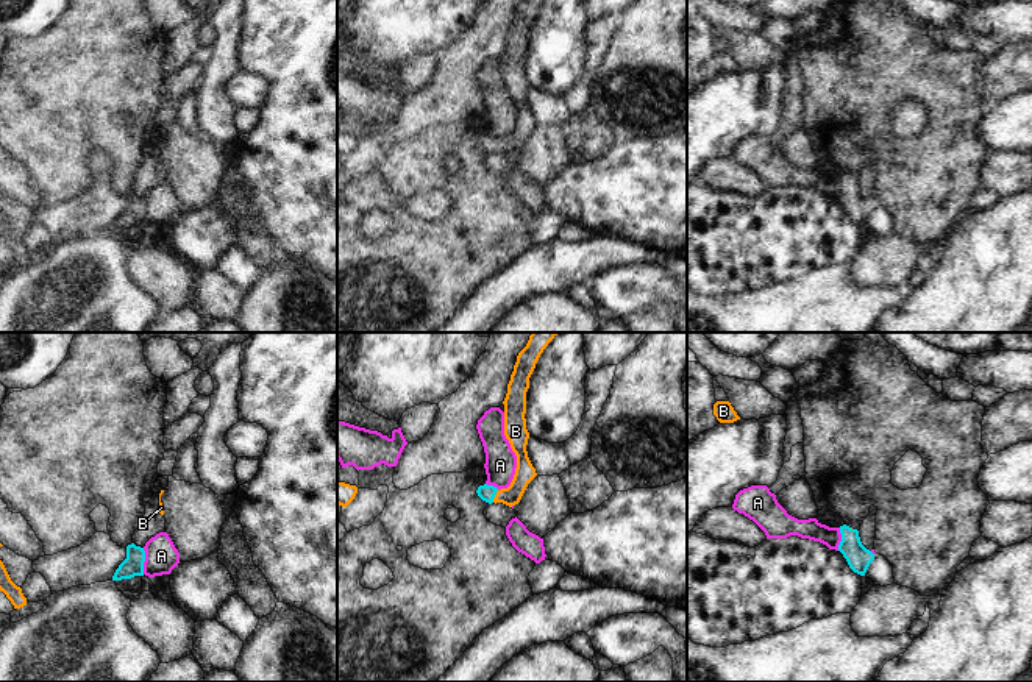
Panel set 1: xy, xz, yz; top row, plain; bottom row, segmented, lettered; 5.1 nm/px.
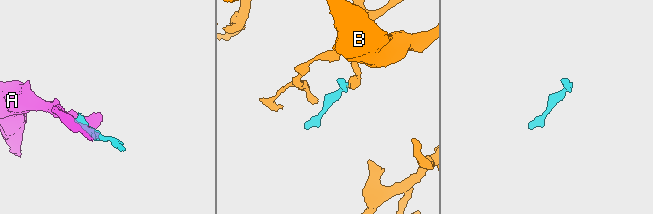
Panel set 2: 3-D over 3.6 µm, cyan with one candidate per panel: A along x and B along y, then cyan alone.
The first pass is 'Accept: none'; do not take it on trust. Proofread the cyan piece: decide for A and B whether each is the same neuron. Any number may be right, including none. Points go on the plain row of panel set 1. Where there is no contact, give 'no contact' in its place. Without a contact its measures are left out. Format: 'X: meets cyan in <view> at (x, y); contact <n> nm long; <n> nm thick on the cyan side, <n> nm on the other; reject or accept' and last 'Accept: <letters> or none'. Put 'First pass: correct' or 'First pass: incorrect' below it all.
A: meets cyan in xy at (144, 211); contact 140 nm long; 110 nm thick on the cyan side, 170 nm on the other; reject
B: meets cyan in xz at (494, 147); contact 70 nm long; 80 nm thick on the cyan side, 100 nm on the other; accept
Accept: B
First pass: incorrect

